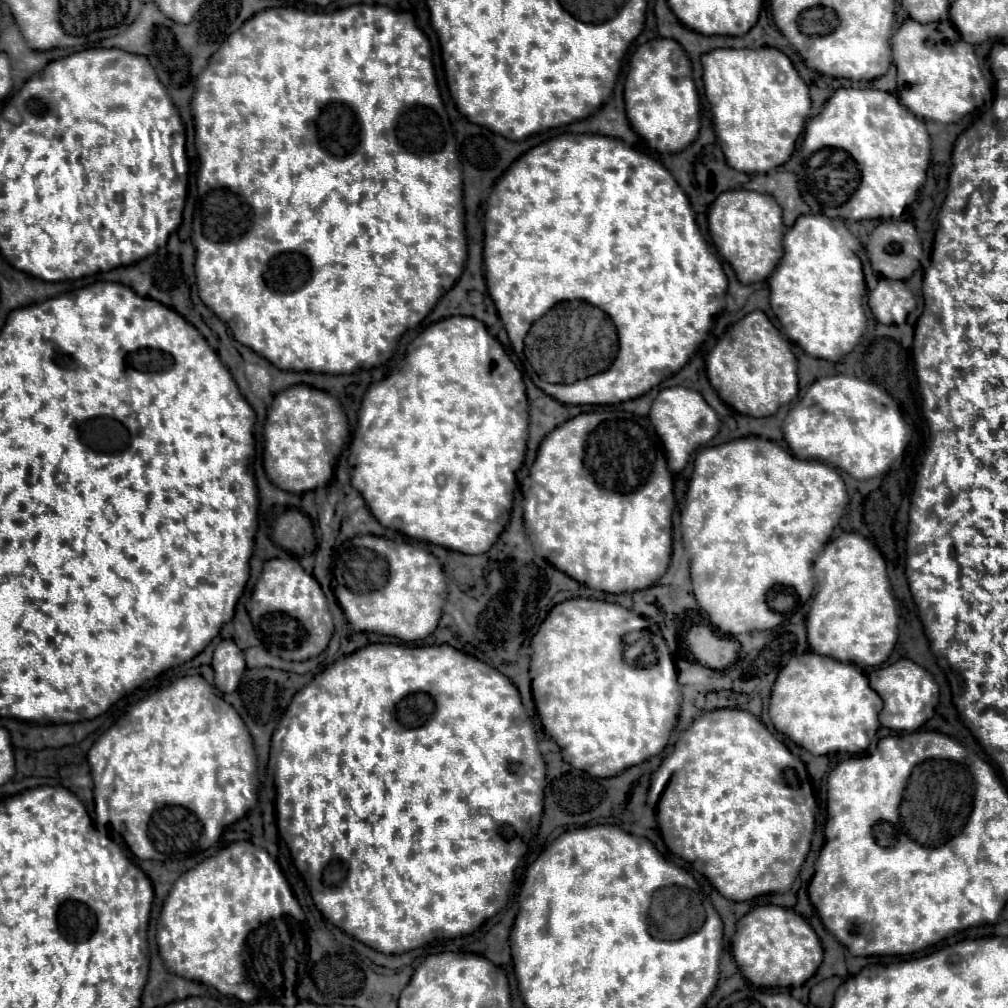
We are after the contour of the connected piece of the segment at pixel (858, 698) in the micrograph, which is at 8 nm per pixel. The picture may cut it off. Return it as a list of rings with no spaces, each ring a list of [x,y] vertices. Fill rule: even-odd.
[[[814,652],[792,658],[780,670],[770,698],[770,718],[776,730],[810,754],[864,752],[878,730],[880,710],[882,700],[858,666],[842,664]]]

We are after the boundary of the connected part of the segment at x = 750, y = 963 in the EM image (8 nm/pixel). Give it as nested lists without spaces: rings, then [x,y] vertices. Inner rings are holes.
[[[774,904],[756,906],[736,922],[732,954],[742,974],[762,988],[802,986],[822,962],[822,946],[812,926],[798,912]]]

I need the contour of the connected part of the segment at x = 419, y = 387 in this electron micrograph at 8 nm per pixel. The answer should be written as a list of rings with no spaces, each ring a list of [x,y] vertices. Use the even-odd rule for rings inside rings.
[[[450,316],[450,318],[444,318],[444,320],[440,320],[440,322],[432,324],[432,326],[428,326],[426,332],[418,334],[418,336],[412,340],[412,344],[408,346],[408,352],[406,352],[406,366],[404,366],[402,374],[404,374],[404,376],[408,374],[408,376],[406,376],[406,386],[404,386],[404,376],[386,378],[386,380],[382,380],[382,382],[378,382],[378,384],[372,384],[370,390],[368,390],[368,394],[366,394],[366,398],[364,398],[364,402],[362,402],[362,410],[359,411],[357,426],[353,432],[350,444],[350,455],[348,459],[350,460],[348,462],[350,462],[351,466],[350,484],[364,496],[364,500],[366,500],[370,512],[374,514],[374,518],[376,518],[382,526],[386,526],[386,528],[398,530],[398,532],[402,532],[402,534],[414,538],[414,540],[426,540],[426,542],[432,542],[432,544],[438,544],[438,546],[444,546],[444,548],[450,548],[450,550],[456,550],[456,552],[462,552],[462,554],[482,554],[482,552],[488,552],[490,546],[498,540],[498,536],[500,536],[500,532],[504,530],[504,526],[510,524],[510,521],[508,523],[508,520],[512,520],[516,514],[520,514],[520,520],[522,520],[523,524],[523,510],[521,505],[517,503],[512,509],[514,488],[517,488],[518,486],[516,471],[522,466],[524,452],[526,452],[526,440],[528,440],[528,400],[526,400],[526,388],[524,388],[524,382],[522,382],[522,374],[520,374],[520,370],[512,364],[512,360],[506,356],[506,352],[504,348],[502,348],[501,343],[488,332],[488,328],[484,326],[480,320],[476,320],[476,318],[472,318],[472,316]]]

